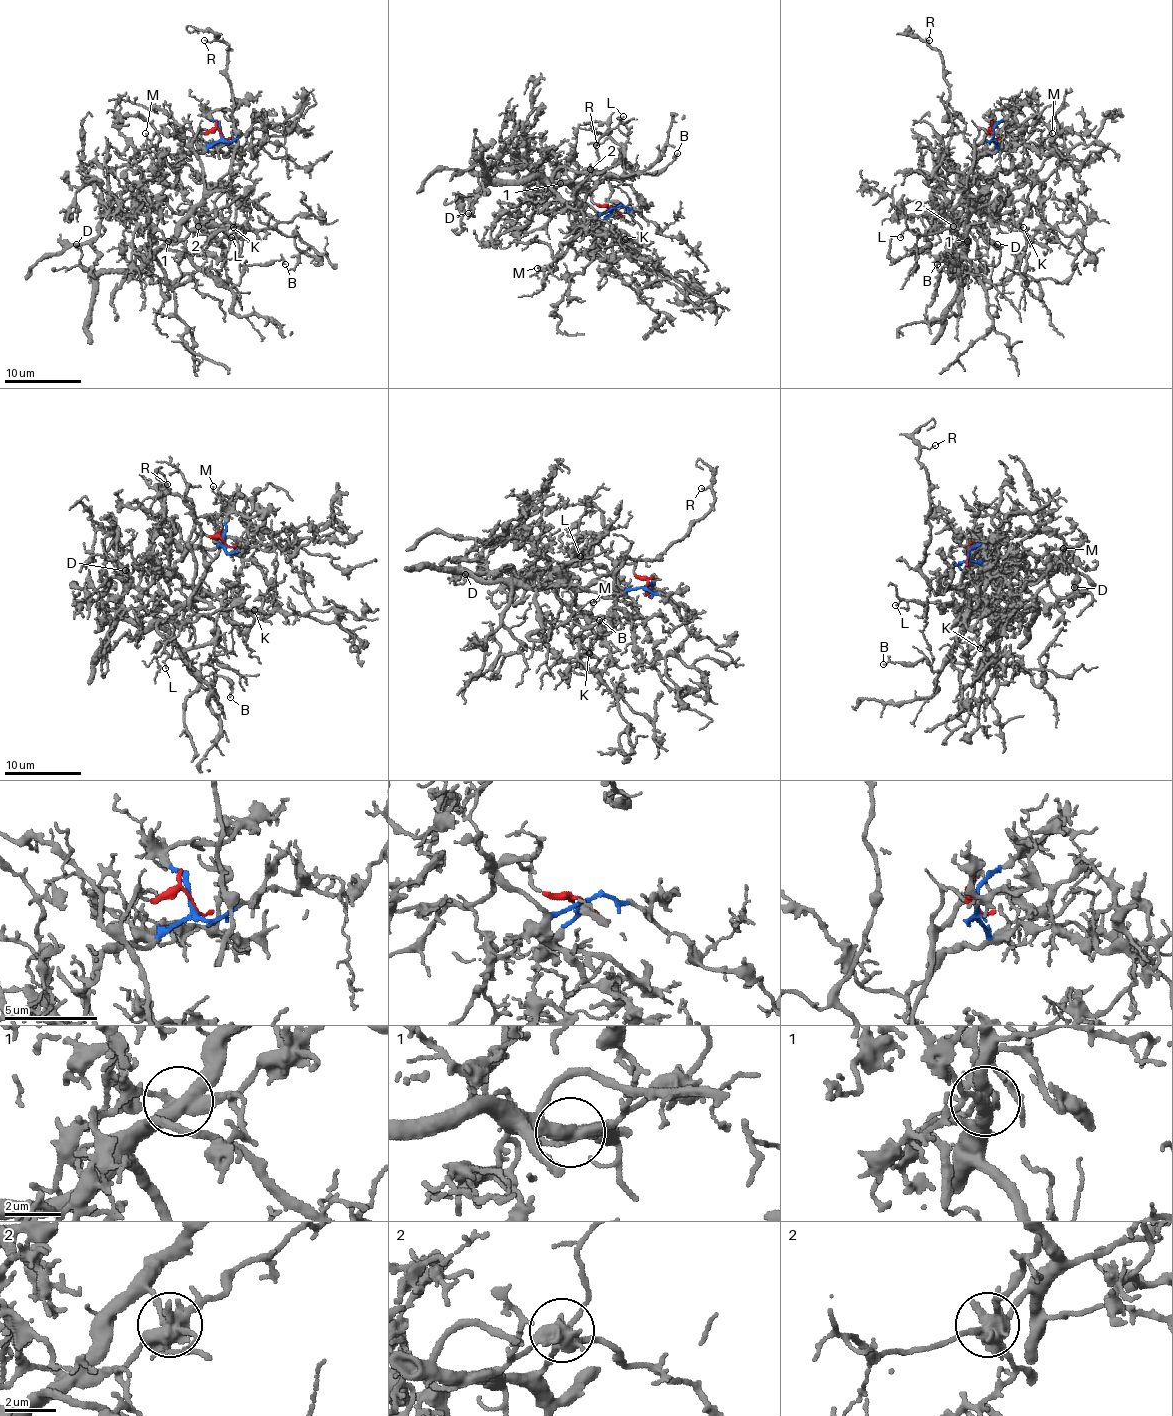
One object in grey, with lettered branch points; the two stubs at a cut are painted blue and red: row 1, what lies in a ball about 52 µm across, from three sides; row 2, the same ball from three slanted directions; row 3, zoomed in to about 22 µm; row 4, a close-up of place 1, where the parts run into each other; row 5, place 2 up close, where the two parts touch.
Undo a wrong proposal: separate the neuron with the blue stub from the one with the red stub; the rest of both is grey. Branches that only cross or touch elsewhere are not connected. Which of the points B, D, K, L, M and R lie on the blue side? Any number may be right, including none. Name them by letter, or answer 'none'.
D, K

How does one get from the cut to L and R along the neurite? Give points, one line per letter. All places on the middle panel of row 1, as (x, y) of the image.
L: (614, 208), (591, 199), (585, 191), (595, 183), (589, 189), (585, 177), (599, 158), (595, 143), (624, 116)
R: (614, 208), (585, 191), (620, 179), (624, 152), (629, 166), (610, 139), (597, 145)

